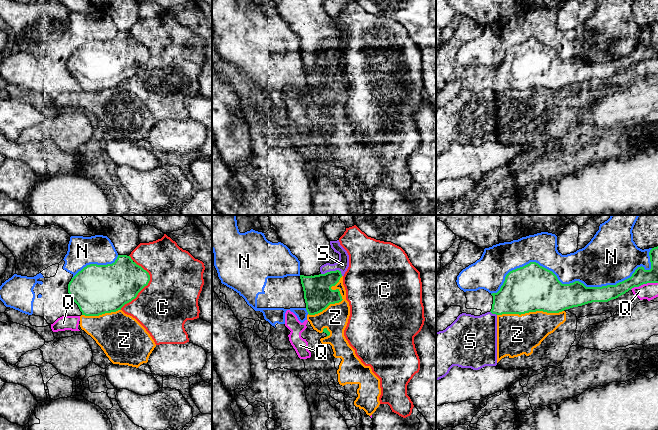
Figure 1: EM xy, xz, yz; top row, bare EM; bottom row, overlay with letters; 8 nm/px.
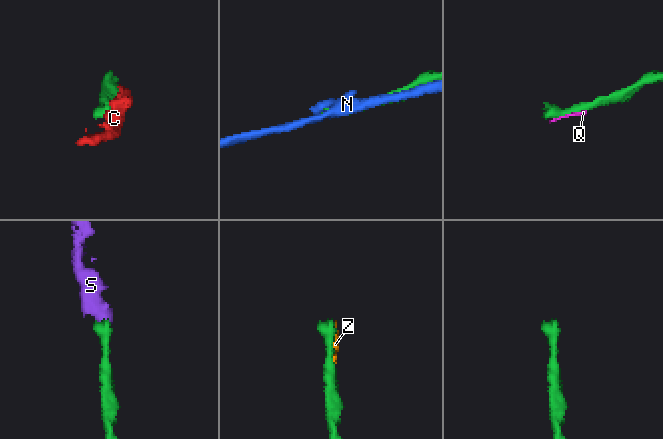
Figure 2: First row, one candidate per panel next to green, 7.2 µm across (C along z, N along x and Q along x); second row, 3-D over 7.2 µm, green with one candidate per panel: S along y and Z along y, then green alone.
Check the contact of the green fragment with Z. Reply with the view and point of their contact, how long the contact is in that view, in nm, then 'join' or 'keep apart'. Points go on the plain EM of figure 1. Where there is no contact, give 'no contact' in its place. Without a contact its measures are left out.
xz (339, 77) | 420 nm | keep apart

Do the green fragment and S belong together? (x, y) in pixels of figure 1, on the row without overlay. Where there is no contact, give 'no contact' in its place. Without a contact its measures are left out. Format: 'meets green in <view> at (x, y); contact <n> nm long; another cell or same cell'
meets green in xz at (332, 47); contact 180 nm long; another cell

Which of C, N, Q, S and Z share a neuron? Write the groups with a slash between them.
C / N / Q S Z

